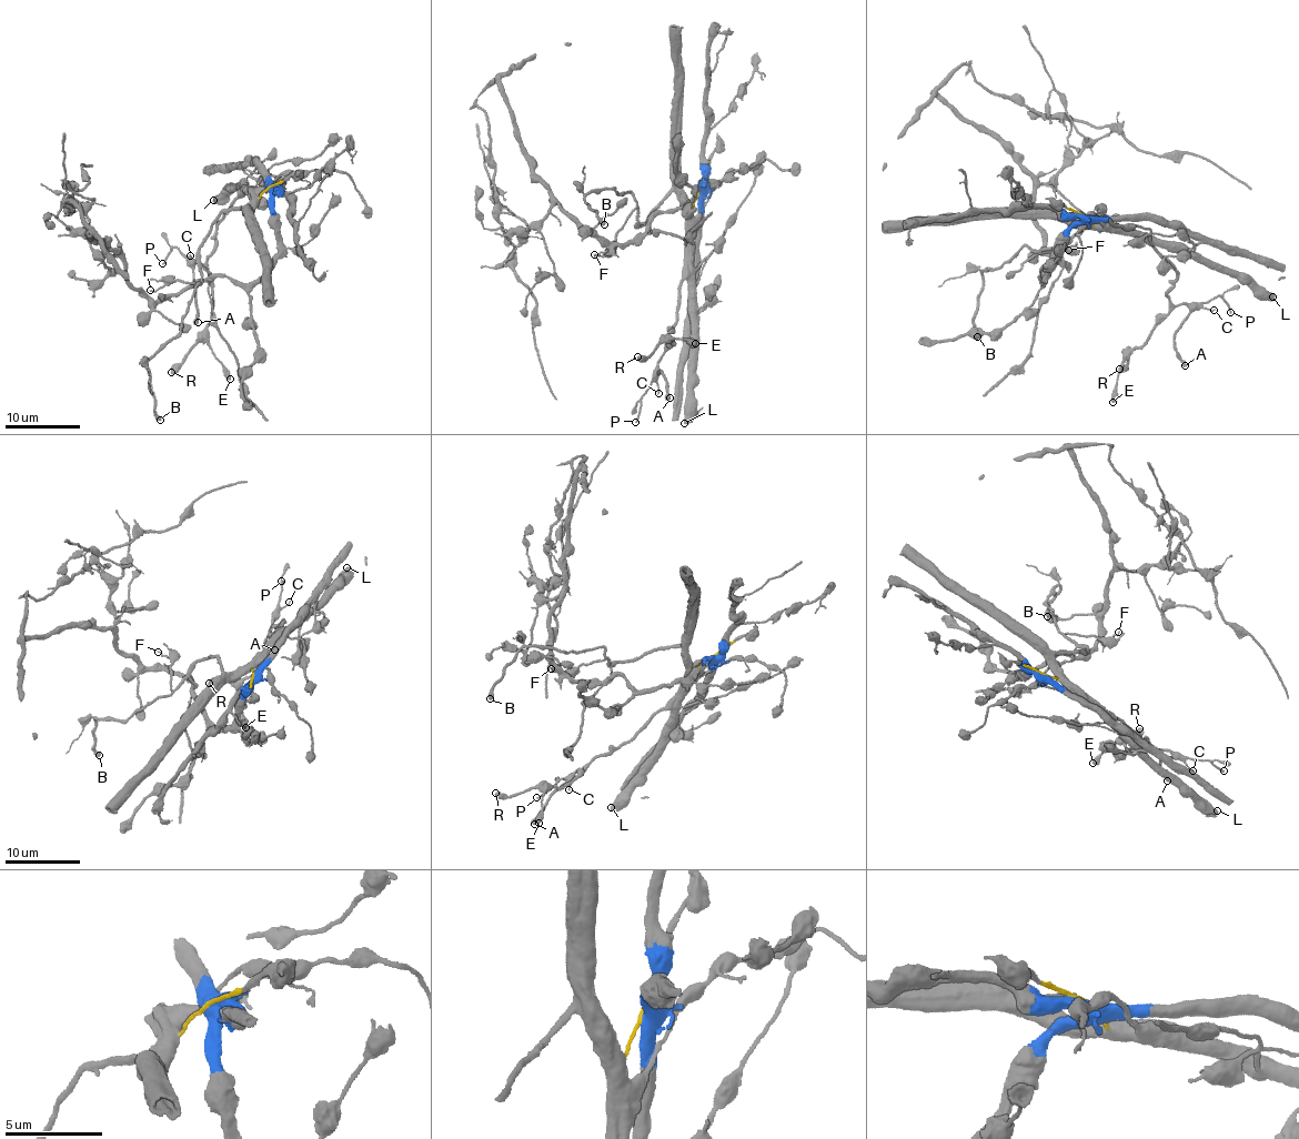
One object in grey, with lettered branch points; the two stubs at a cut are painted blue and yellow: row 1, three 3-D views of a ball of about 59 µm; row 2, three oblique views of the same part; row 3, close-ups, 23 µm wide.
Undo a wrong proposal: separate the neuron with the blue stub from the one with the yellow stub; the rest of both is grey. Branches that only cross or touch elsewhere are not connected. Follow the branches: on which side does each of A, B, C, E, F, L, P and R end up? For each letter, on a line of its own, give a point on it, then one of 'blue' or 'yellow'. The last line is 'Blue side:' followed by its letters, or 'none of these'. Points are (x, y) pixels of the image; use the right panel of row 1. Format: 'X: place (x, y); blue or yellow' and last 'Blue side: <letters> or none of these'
A: place (1185, 365); yellow
B: place (977, 336); yellow
C: place (1214, 310); yellow
E: place (1113, 402); yellow
F: place (1068, 250); yellow
L: place (1272, 296); yellow
P: place (1230, 312); yellow
R: place (1119, 369); yellow
Blue side: none of these

